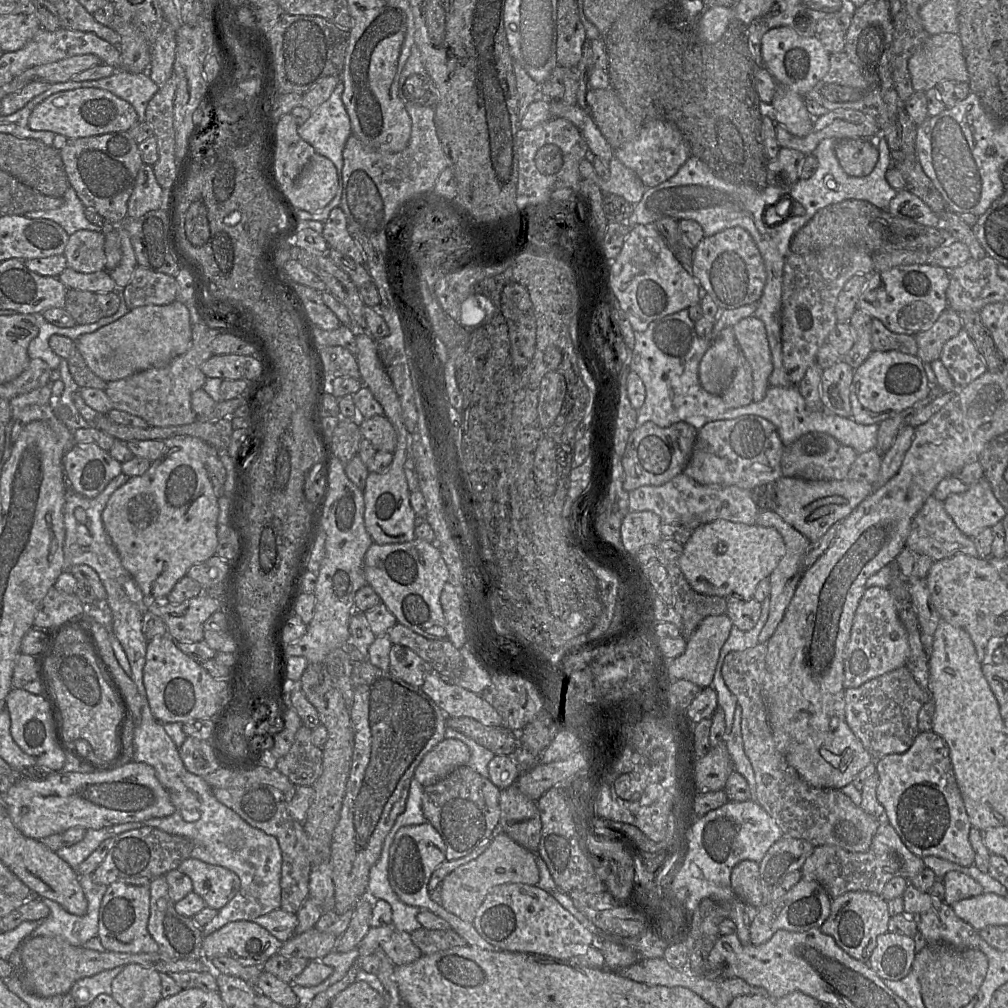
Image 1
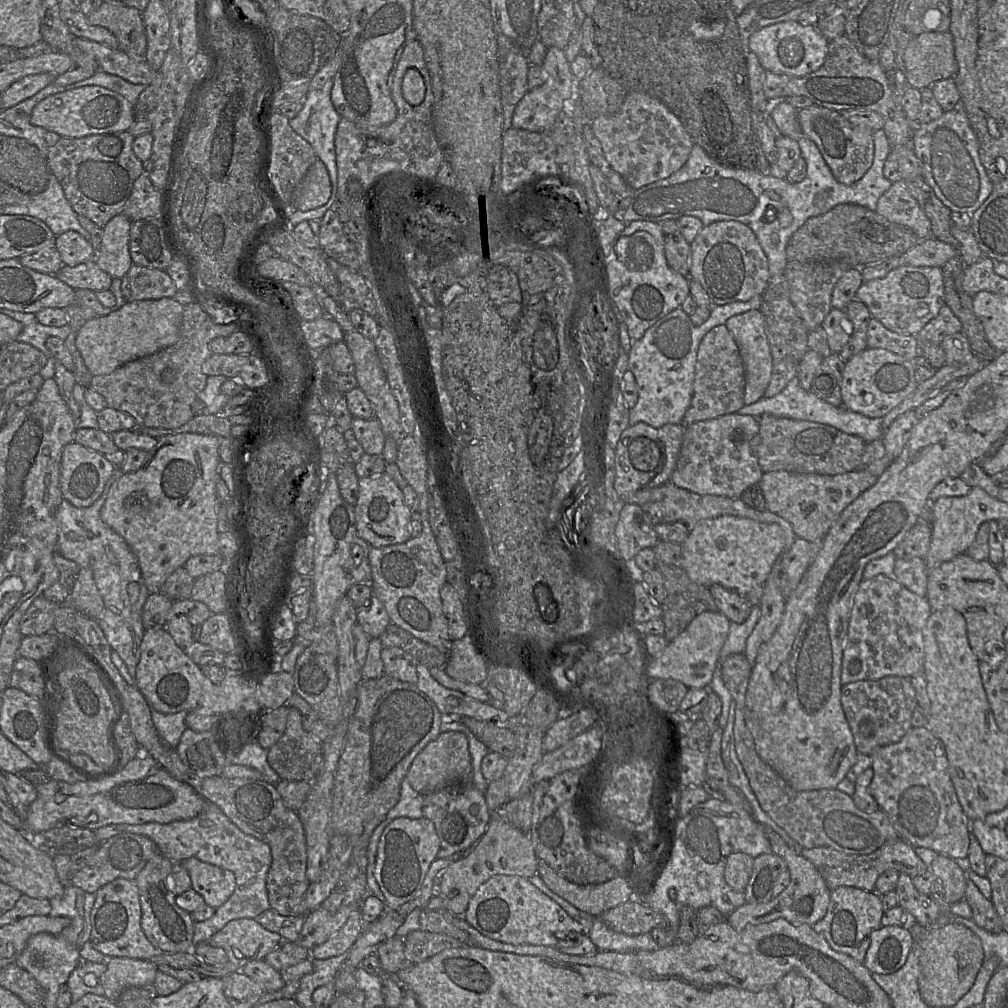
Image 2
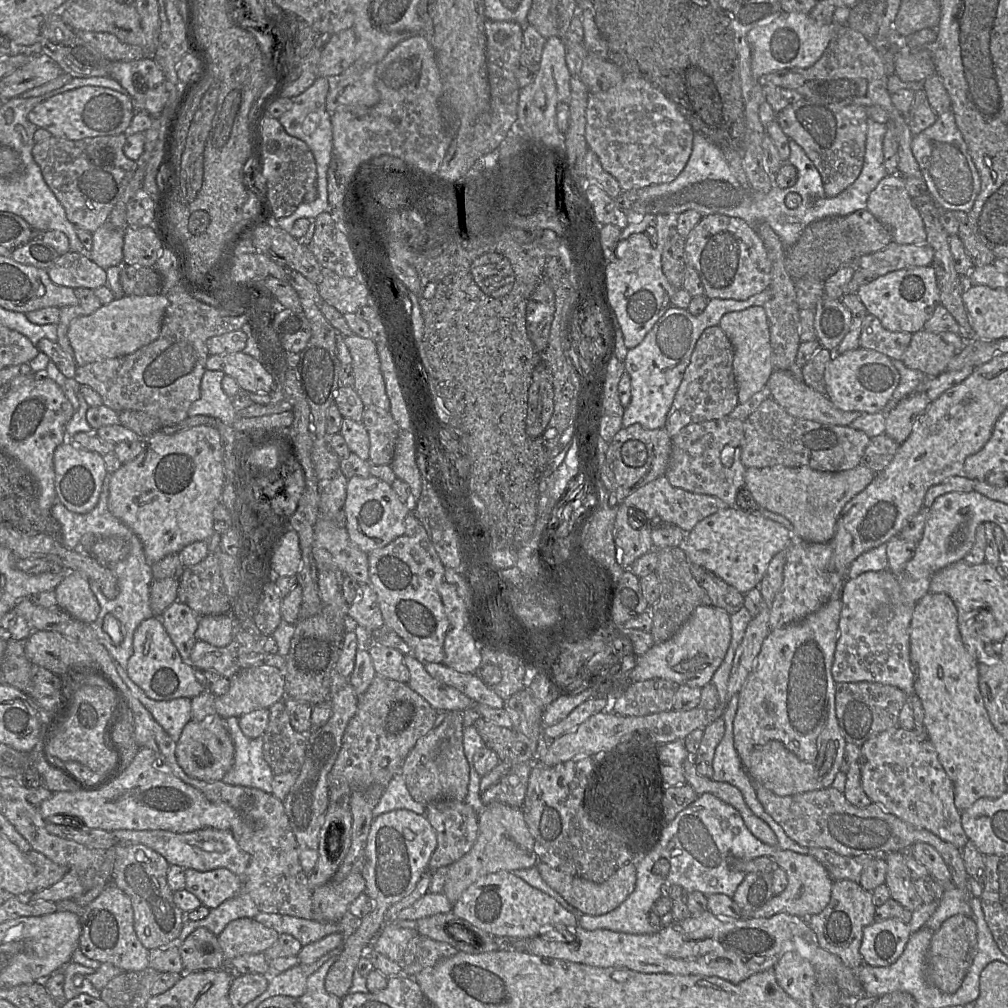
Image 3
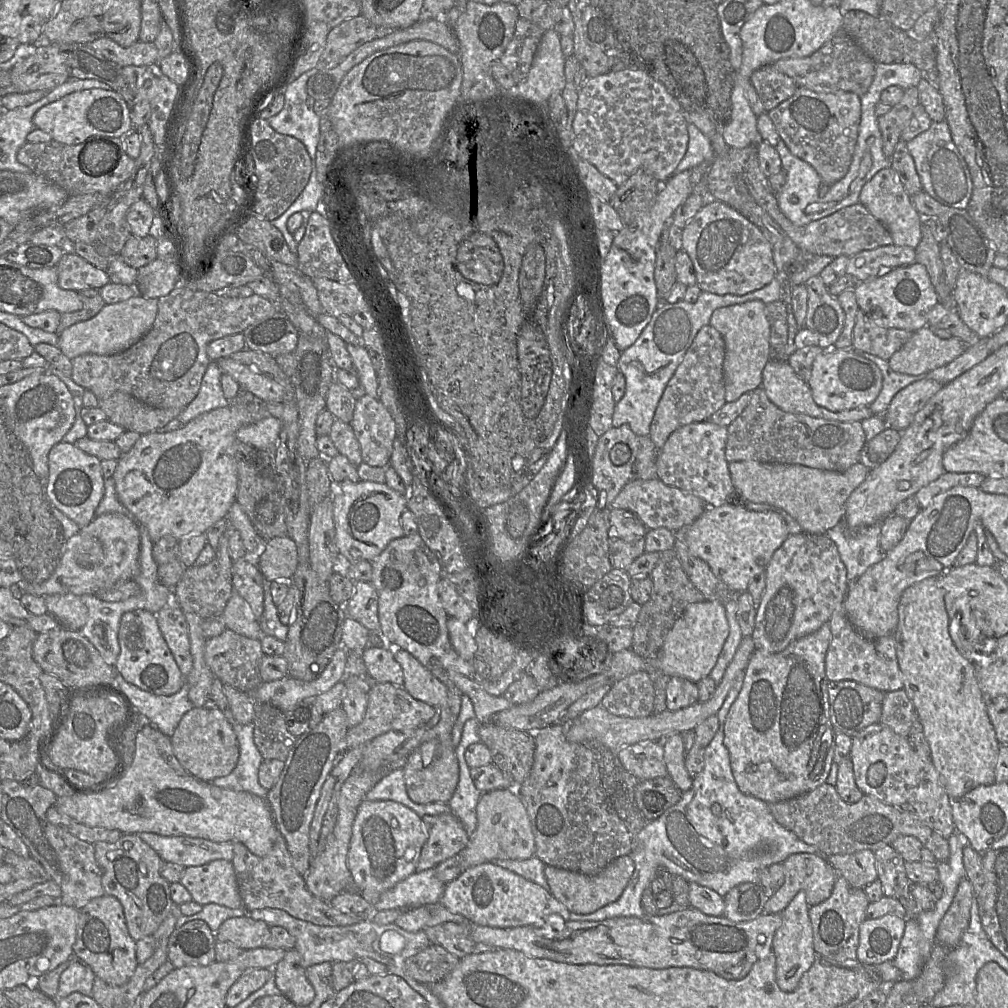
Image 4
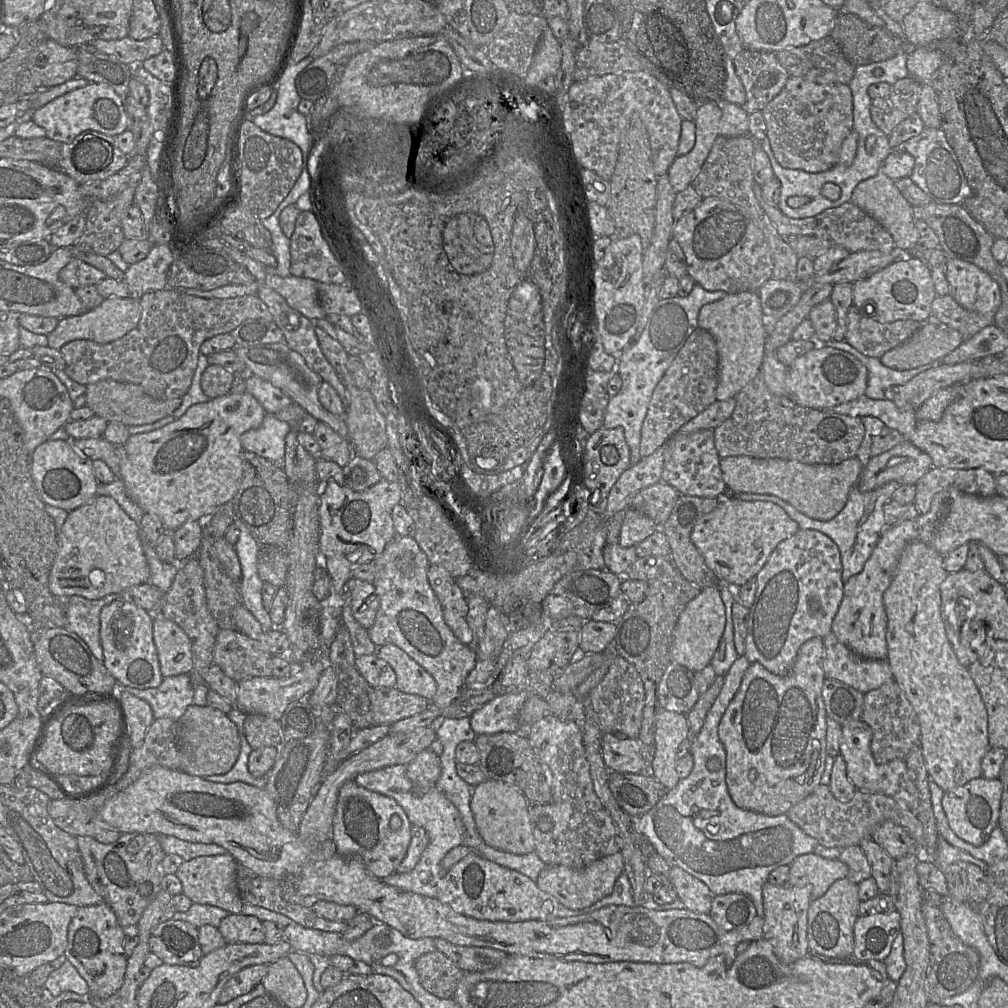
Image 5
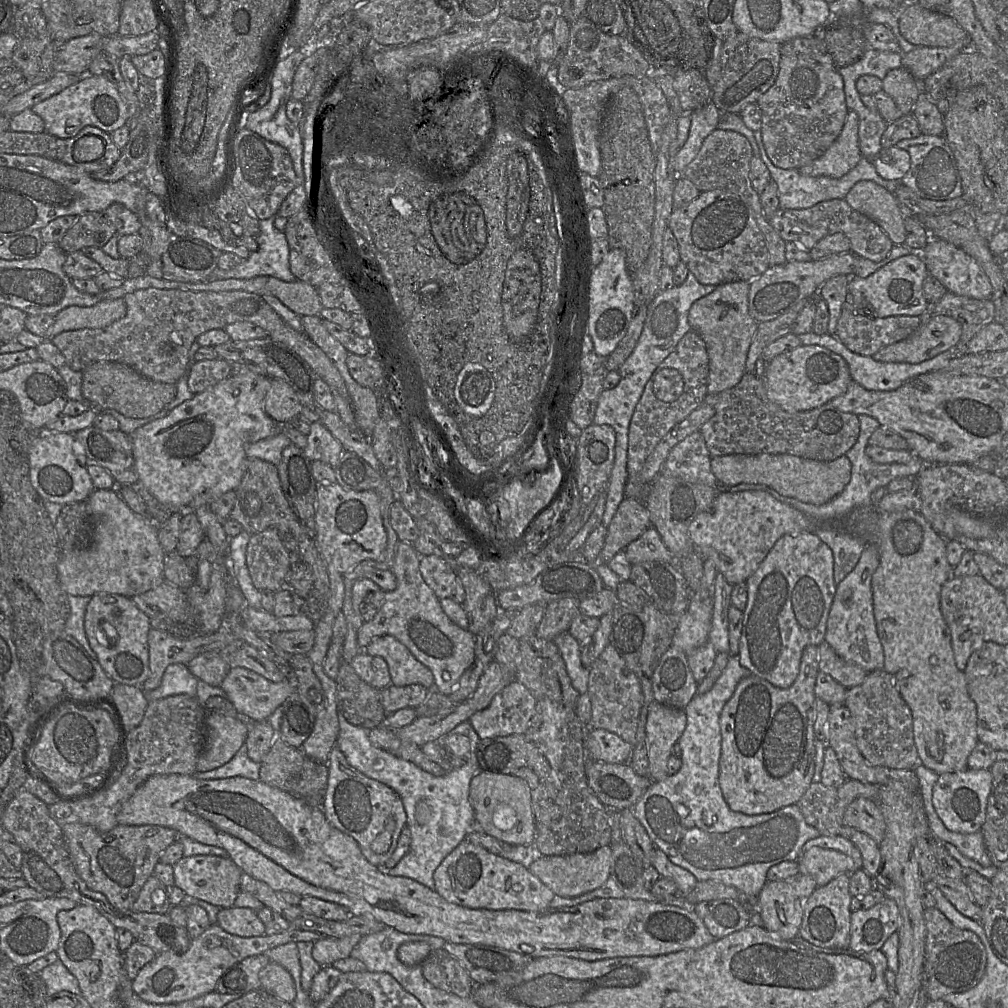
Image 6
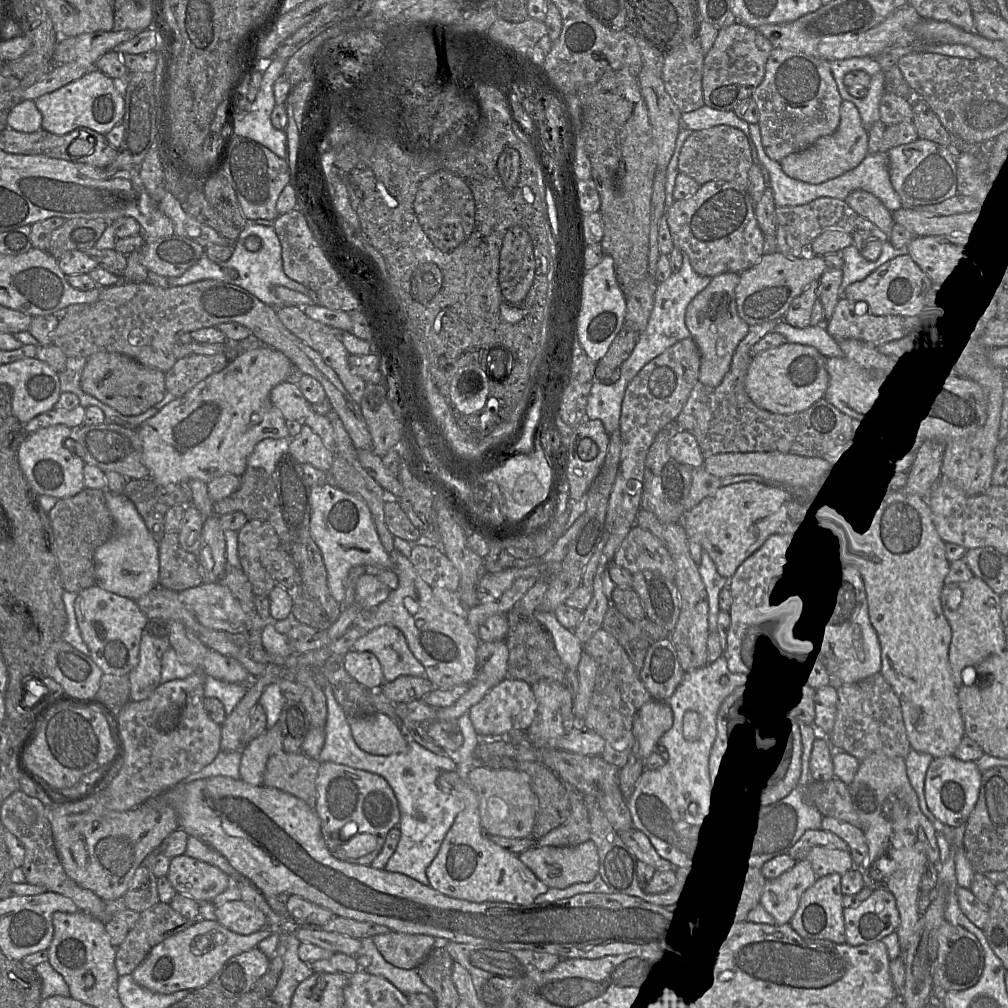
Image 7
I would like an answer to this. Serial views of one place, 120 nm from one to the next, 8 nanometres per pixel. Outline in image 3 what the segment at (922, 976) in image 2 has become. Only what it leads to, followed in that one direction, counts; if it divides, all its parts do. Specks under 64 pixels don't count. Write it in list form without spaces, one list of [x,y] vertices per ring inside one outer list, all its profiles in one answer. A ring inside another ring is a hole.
[[[962,914],[949,917],[931,937],[925,960],[928,981],[943,993],[955,993],[961,986],[976,951],[977,928],[973,918]]]

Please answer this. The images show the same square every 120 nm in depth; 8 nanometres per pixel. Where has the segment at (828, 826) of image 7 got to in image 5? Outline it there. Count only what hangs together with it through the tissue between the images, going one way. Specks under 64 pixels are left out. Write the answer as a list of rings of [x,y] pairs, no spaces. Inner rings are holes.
[[[873,839],[863,840],[859,846],[869,862],[871,874],[876,881],[879,892],[888,895],[890,874],[895,859],[889,856],[885,849]]]

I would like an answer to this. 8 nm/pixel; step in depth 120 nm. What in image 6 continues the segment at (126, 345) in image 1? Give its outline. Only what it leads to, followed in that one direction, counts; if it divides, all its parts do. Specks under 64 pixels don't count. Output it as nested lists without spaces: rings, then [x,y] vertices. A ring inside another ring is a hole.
[[[123,298],[101,301],[91,307],[69,306],[54,316],[55,322],[47,330],[45,341],[65,331],[107,327],[123,318],[126,311]]]

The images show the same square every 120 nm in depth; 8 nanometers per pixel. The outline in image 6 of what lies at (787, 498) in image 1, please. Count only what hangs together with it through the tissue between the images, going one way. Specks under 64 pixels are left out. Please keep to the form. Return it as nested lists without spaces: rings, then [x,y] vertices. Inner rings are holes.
[[[729,454],[712,457],[711,470],[723,487],[741,483],[766,485],[782,496],[816,506],[835,498],[843,491],[851,478],[851,463],[845,455],[832,461],[821,462],[790,454]]]

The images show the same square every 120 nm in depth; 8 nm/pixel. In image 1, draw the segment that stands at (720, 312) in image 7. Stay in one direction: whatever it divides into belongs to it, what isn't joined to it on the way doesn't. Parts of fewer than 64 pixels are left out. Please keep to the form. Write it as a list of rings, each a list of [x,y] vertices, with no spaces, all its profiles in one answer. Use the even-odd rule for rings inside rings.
[[[754,315],[732,326],[741,354],[748,362],[753,379],[753,402],[760,402],[770,387],[768,380],[773,365],[764,324]]]

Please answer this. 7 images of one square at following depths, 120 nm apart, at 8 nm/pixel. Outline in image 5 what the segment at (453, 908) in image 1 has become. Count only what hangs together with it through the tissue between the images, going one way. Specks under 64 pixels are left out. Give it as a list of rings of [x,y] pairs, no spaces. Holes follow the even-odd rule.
[[[487,779],[472,788],[470,807],[477,830],[488,846],[519,855],[535,851],[529,802],[519,788],[502,781]]]

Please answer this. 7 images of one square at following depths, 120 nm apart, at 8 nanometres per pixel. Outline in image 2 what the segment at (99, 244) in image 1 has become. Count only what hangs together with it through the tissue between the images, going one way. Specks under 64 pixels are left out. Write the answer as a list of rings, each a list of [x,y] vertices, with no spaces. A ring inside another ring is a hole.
[[[73,230],[56,236],[54,247],[58,250],[63,264],[67,266],[95,260],[95,250],[91,243]]]

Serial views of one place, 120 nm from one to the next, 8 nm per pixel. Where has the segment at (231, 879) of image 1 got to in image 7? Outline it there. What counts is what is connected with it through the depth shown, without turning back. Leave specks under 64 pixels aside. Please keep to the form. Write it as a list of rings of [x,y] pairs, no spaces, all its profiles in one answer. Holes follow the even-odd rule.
[[[185,854],[170,860],[167,878],[178,893],[198,902],[213,902],[232,882],[220,868]]]

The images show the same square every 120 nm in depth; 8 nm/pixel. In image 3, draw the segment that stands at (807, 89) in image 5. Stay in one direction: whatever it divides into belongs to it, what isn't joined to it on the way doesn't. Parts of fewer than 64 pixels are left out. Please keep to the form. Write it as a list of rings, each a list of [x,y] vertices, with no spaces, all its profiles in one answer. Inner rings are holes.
[[[807,98],[777,112],[776,121],[790,140],[803,148],[819,171],[826,197],[834,197],[855,182],[861,173],[867,135],[866,107],[829,105]]]

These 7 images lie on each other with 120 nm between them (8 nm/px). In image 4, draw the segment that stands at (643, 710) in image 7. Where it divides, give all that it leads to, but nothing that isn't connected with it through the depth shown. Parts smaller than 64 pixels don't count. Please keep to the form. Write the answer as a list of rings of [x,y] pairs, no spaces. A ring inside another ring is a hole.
[[[675,733],[662,741],[664,747],[664,761],[668,776],[682,791],[688,791],[693,784],[693,778],[685,767],[686,751],[682,733]]]

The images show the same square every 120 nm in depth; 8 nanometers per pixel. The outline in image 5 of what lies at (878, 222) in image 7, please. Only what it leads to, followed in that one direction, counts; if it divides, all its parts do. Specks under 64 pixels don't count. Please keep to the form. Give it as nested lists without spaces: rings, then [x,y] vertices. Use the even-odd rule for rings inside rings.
[[[878,172],[876,176],[858,183],[850,202],[877,220],[891,234],[899,252],[909,252],[918,246],[919,232],[915,227],[913,207],[897,189],[895,181],[883,172]]]

